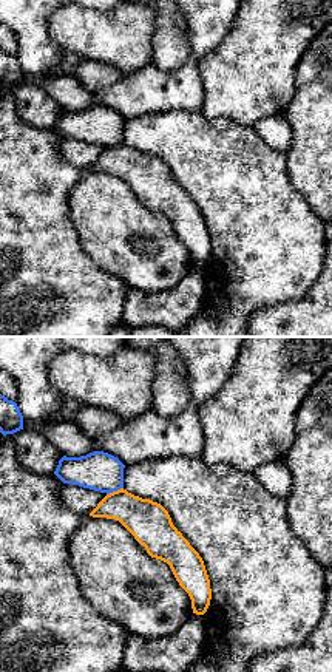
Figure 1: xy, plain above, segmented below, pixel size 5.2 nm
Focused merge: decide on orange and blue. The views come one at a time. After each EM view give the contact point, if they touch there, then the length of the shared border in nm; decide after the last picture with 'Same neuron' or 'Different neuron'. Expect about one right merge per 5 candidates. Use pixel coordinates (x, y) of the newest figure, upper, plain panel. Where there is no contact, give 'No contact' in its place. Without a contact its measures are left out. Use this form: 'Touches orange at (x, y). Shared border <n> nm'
Touches orange at (115, 145). Shared border 100 nm

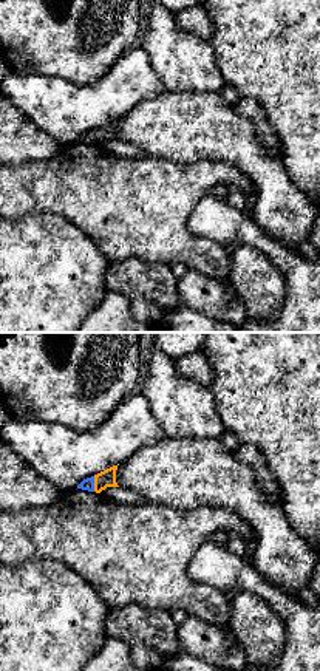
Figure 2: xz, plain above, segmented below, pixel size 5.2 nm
Touches orange at (95, 138). Shared border 80 nm

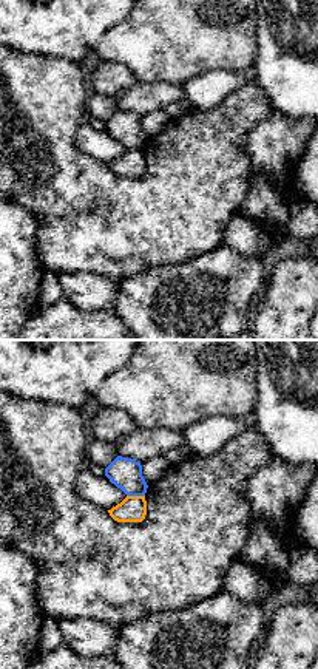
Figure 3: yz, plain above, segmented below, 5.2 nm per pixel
Touches orange at (136, 150). Shared border 100 nm

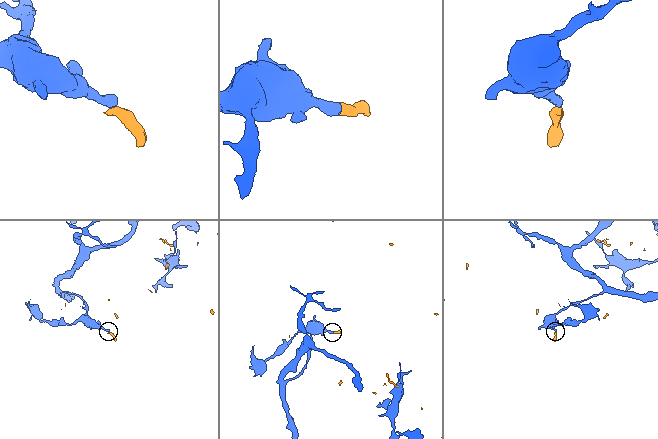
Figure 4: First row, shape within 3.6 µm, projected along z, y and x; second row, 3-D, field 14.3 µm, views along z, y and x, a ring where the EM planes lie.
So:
Different neuron

